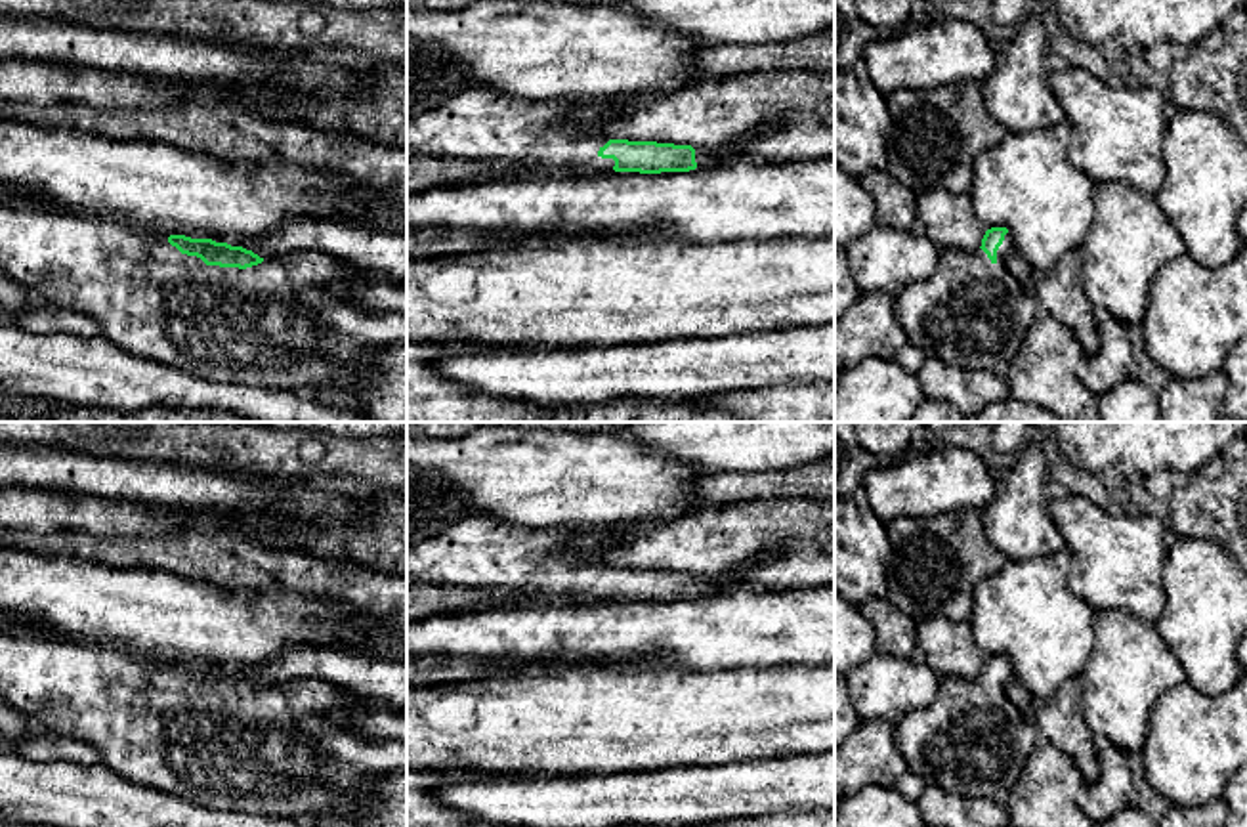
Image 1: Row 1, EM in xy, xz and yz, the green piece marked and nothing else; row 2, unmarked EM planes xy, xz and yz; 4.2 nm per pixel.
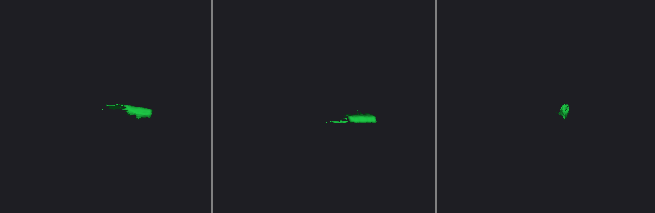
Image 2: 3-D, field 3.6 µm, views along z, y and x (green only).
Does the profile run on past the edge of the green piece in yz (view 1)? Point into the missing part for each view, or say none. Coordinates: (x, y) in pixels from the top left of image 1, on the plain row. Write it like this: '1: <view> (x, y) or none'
1: yz (972, 742)

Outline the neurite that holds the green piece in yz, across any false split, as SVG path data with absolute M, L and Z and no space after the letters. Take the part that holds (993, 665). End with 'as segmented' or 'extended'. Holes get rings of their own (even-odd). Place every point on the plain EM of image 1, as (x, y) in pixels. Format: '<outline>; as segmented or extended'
M1006 655L987 657L972 680L940 676L936 699L907 712L894 728L909 770L945 793L1006 806L1041 743L1035 724L1006 695L1010 678Z; extended

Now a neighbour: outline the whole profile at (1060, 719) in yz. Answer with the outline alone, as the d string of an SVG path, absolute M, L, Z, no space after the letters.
M1014 676L1006 695L1035 724L1041 741L1056 745L1079 770L1085 787L1098 779L1096 747L1085 718L1083 686L1069 678L1050 697L1035 697Z

